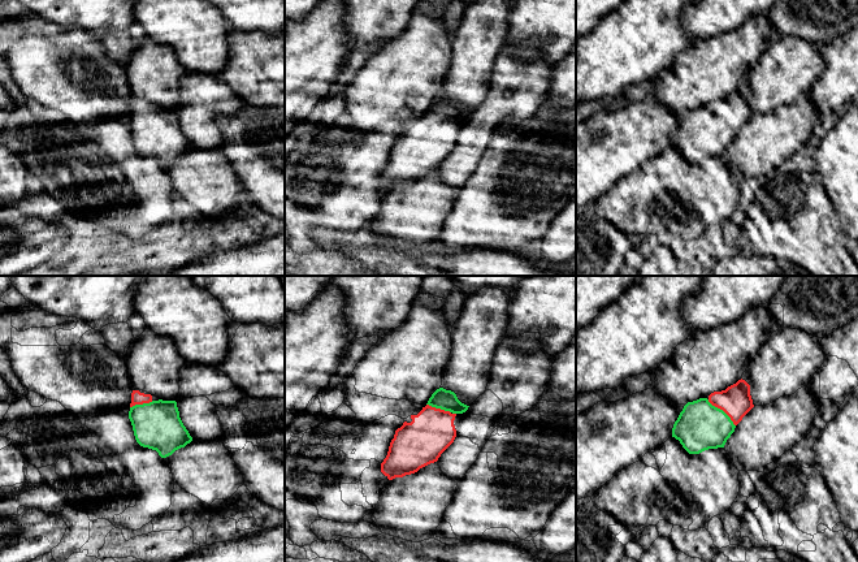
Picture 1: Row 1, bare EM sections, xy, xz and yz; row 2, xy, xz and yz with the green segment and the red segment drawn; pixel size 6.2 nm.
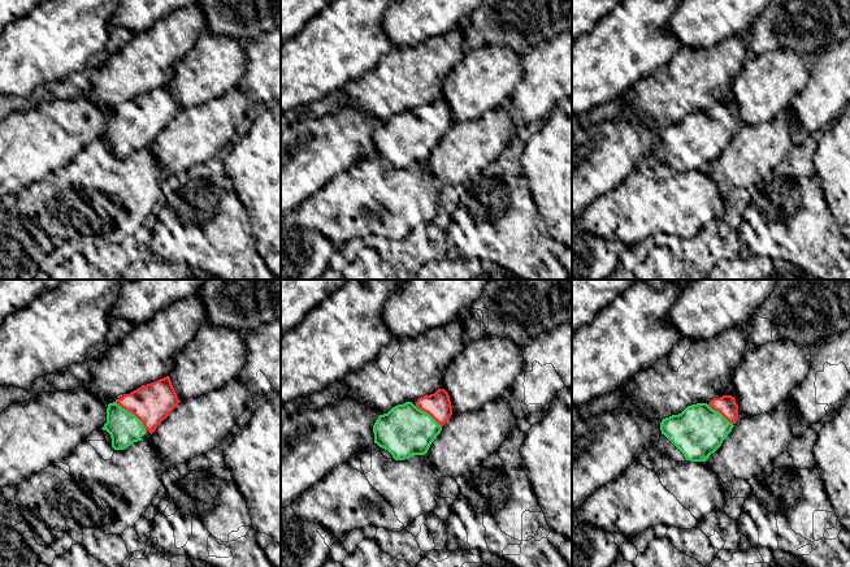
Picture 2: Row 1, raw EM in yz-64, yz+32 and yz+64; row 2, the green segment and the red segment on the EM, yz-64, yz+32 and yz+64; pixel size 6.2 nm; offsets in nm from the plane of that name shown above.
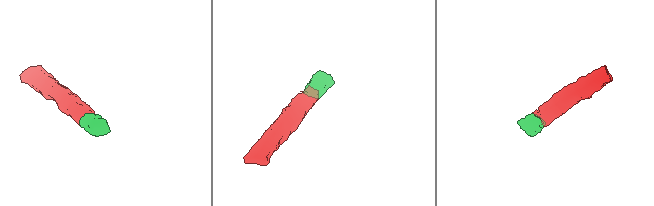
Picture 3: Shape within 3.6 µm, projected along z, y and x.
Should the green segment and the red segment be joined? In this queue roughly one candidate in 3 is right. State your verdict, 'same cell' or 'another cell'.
same cell

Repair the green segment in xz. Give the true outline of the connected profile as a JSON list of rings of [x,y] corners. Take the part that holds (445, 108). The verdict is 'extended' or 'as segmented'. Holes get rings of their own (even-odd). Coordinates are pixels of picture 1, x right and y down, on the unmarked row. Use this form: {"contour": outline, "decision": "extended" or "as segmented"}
{"contour": [[[437,98],[426,114],[417,124],[411,124],[412,130],[404,130],[395,139],[381,181],[393,189],[437,170],[456,146],[455,125],[468,116],[454,100]]], "decision": "extended"}

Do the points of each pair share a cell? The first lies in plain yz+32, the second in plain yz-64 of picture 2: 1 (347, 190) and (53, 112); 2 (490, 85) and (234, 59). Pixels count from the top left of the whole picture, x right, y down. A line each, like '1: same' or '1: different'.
1: different
2: same

